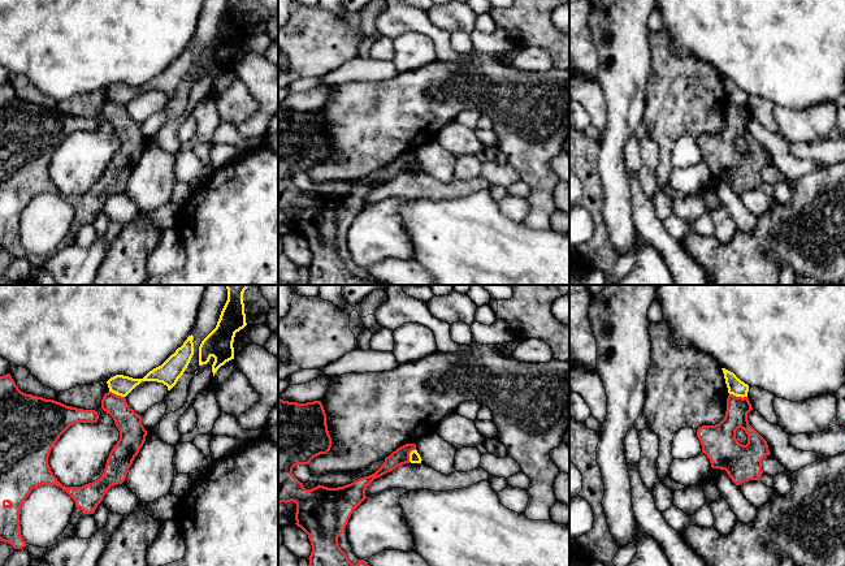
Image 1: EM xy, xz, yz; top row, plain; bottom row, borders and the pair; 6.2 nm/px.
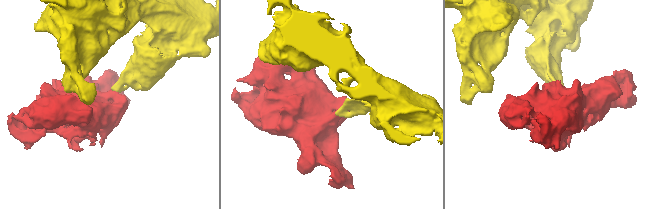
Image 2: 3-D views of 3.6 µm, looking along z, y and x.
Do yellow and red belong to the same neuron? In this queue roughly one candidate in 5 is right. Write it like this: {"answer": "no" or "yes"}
{"answer": "no"}

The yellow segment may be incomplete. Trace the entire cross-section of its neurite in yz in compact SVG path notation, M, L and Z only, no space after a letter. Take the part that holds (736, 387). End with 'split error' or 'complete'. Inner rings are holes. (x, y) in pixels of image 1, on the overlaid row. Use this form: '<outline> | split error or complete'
M722 368L728 388L728 393L736 397L748 397L749 385L741 381L733 372Z | complete

